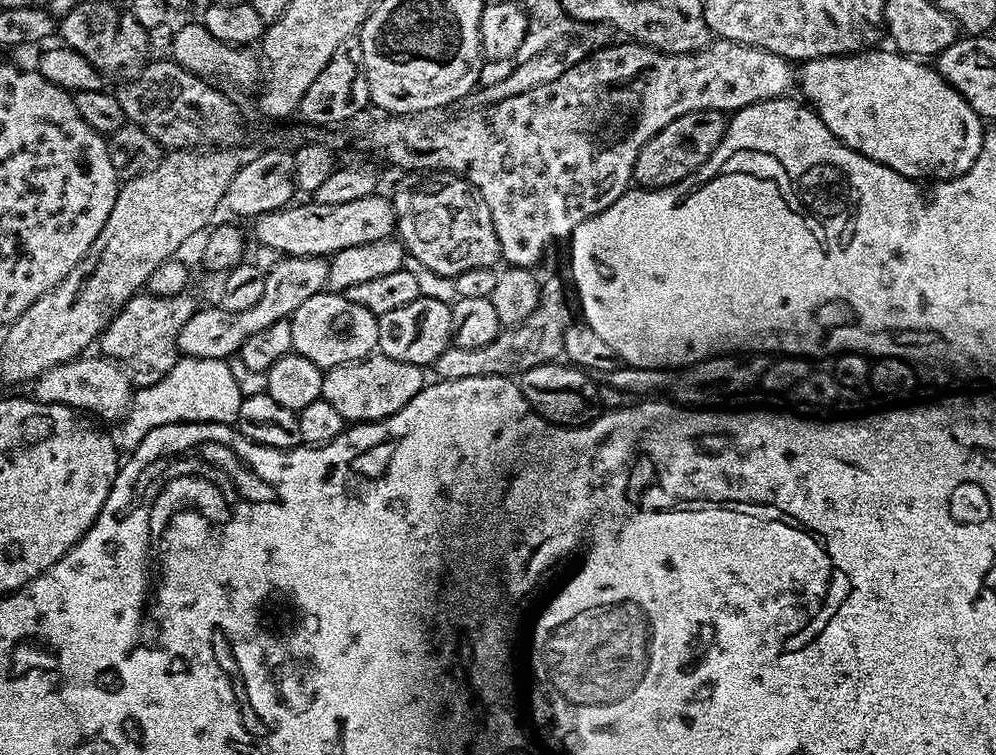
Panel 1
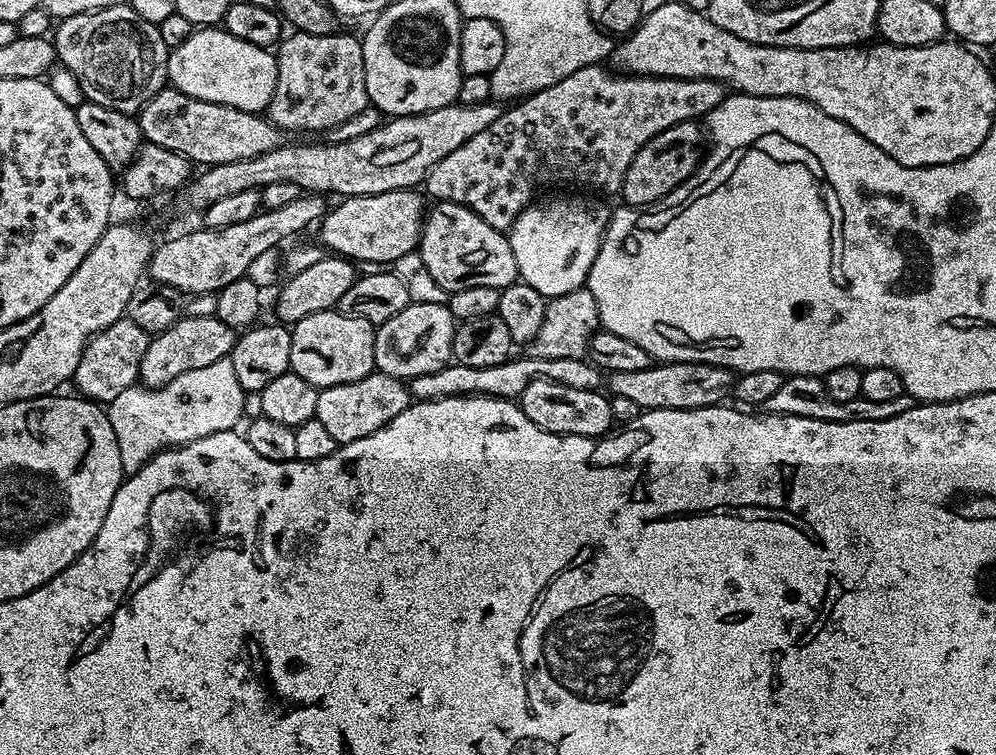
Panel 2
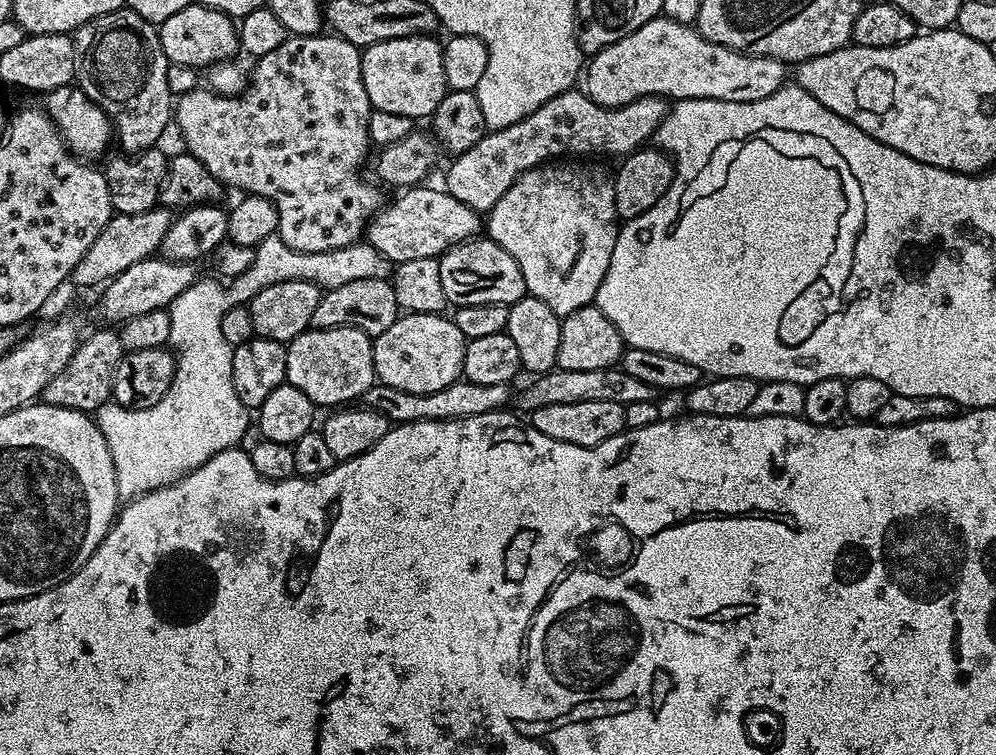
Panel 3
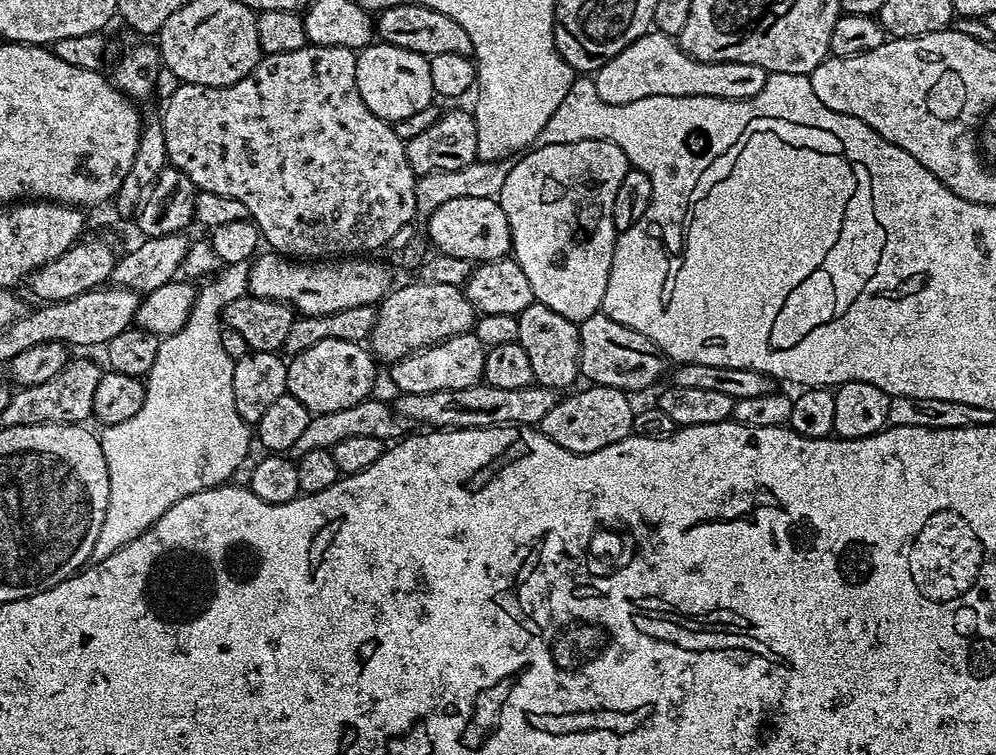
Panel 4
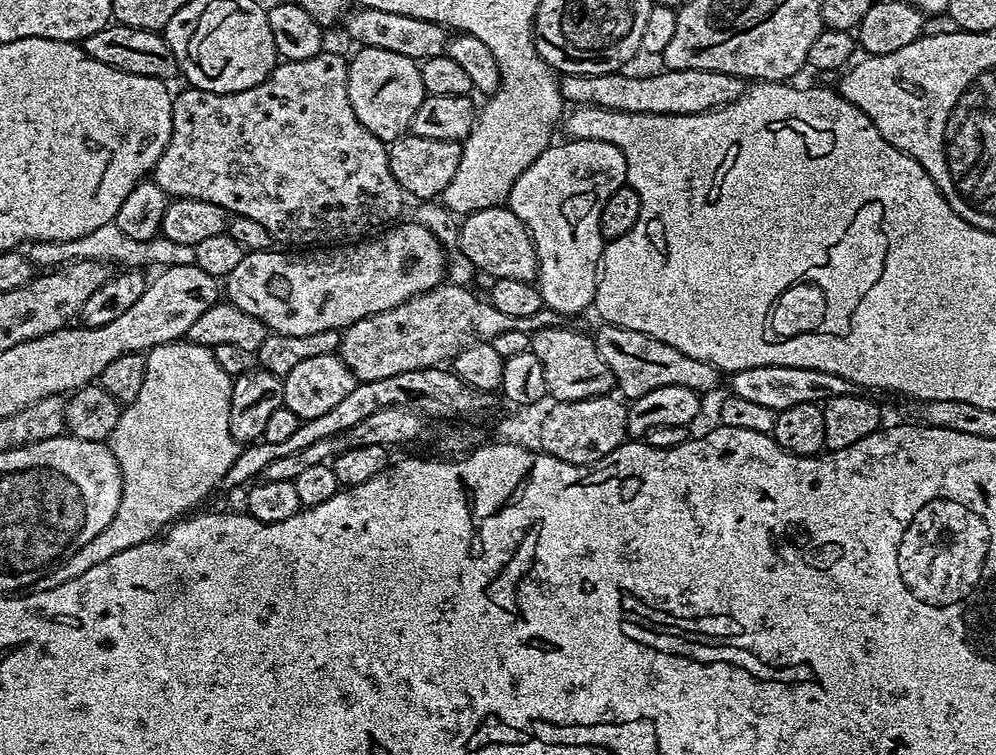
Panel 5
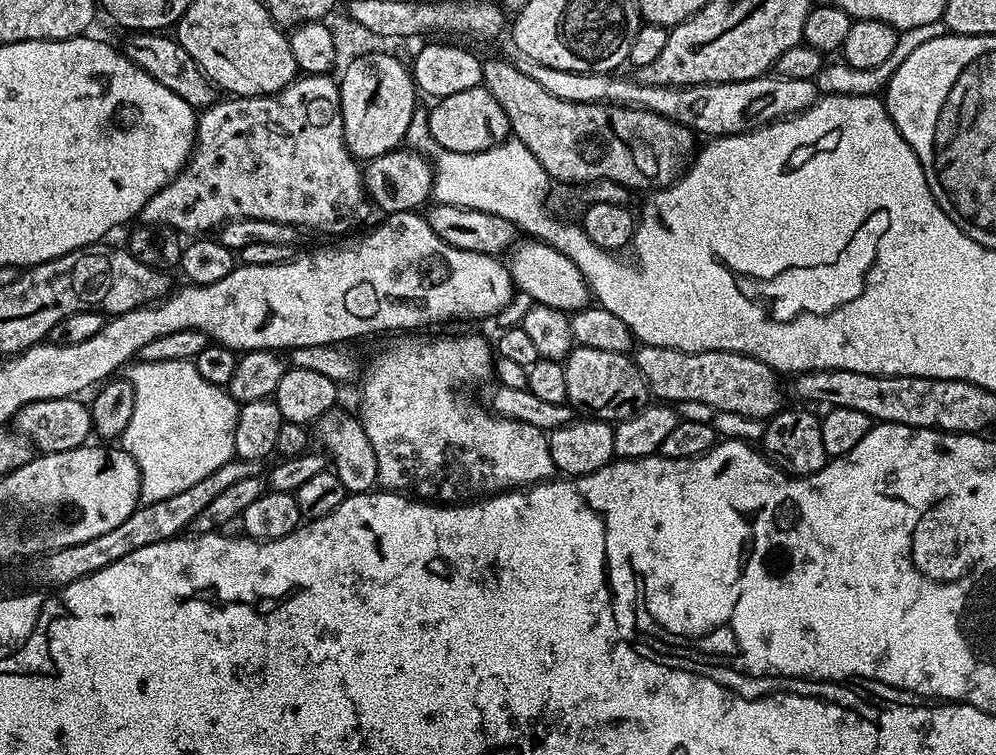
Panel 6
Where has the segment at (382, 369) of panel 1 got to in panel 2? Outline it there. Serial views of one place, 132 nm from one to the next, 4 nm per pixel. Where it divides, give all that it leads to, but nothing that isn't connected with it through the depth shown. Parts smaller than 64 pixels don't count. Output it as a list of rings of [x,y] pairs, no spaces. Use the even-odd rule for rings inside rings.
[[[374,370],[366,378],[358,378],[358,382],[346,382],[342,386],[319,389],[314,419],[322,422],[322,427],[339,446],[358,442],[358,438],[366,438],[374,434],[374,430],[382,430],[382,426],[398,418],[398,414],[402,414],[402,410],[406,410],[411,403],[413,399],[408,393],[405,381]]]

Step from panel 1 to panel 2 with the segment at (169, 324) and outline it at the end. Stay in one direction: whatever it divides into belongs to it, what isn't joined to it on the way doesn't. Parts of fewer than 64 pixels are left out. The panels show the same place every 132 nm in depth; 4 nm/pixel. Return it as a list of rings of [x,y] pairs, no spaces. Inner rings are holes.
[[[121,318],[118,322],[106,326],[106,330],[93,336],[84,346],[84,353],[74,377],[75,391],[85,400],[95,400],[101,406],[106,406],[111,400],[118,398],[122,390],[133,387],[139,381],[142,354],[146,354],[149,339],[149,332],[127,318]]]

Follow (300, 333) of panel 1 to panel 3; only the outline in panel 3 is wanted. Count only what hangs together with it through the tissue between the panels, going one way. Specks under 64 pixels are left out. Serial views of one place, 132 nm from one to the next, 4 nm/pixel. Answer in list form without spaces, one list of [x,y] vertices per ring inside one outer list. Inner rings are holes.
[[[314,328],[289,340],[286,347],[287,383],[298,386],[317,406],[348,406],[359,401],[377,383],[372,353],[373,337],[357,328]]]

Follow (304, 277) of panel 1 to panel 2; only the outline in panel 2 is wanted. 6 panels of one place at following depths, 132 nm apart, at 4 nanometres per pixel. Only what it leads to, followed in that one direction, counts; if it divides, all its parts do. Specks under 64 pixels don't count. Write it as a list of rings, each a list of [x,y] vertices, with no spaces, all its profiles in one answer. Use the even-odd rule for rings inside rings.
[[[181,316],[174,326],[165,332],[155,333],[146,346],[146,354],[142,354],[139,383],[146,388],[161,388],[178,374],[186,374],[190,370],[202,370],[202,366],[210,366],[214,362],[231,357],[232,348],[236,344],[237,329],[226,326],[217,316]]]

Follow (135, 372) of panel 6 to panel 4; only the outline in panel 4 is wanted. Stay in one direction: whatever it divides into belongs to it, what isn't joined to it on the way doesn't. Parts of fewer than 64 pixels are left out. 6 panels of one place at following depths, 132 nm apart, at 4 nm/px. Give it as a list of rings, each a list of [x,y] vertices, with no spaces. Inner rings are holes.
[[[226,264],[226,265],[223,265],[223,267],[221,267],[221,269],[220,269],[220,271],[219,271],[219,272],[217,272],[217,273],[215,273],[215,275],[213,275],[213,276],[212,276],[212,277],[211,277],[211,279],[209,279],[209,280],[208,280],[208,281],[207,281],[207,282],[204,282],[204,283],[201,283],[201,284],[204,284],[204,285],[202,285],[202,286],[201,286],[201,285],[199,285],[199,288],[198,288],[198,291],[197,291],[197,294],[196,294],[196,300],[195,300],[195,302],[194,302],[194,303],[193,303],[193,304],[192,304],[192,309],[191,309],[191,310],[190,310],[190,314],[189,314],[189,315],[188,315],[188,317],[187,317],[187,318],[186,318],[186,322],[185,322],[185,323],[184,323],[184,325],[183,325],[183,326],[182,326],[182,330],[178,330],[178,331],[177,331],[177,332],[175,332],[175,333],[174,333],[174,334],[170,334],[170,335],[169,335],[169,336],[166,336],[166,337],[163,337],[163,339],[161,339],[161,341],[160,341],[160,345],[159,345],[159,346],[158,346],[158,354],[159,354],[159,355],[160,355],[160,356],[159,356],[159,357],[158,357],[158,358],[154,358],[154,366],[150,366],[150,370],[149,370],[149,371],[148,371],[148,374],[147,374],[147,377],[146,377],[146,383],[145,383],[145,385],[144,385],[144,401],[143,401],[143,402],[142,402],[142,410],[138,410],[138,414],[134,414],[134,418],[126,418],[126,422],[118,422],[118,423],[117,423],[117,424],[110,424],[110,425],[107,425],[107,427],[105,427],[105,428],[104,428],[104,429],[103,429],[103,431],[104,431],[104,432],[103,432],[103,431],[101,431],[101,432],[100,432],[100,433],[99,433],[99,438],[100,438],[100,445],[101,445],[101,446],[102,446],[102,454],[103,454],[103,455],[104,455],[104,457],[105,457],[105,458],[106,458],[106,470],[107,470],[107,471],[108,471],[108,477],[109,477],[109,478],[110,478],[110,498],[109,498],[109,499],[108,499],[108,505],[107,505],[107,506],[106,506],[106,518],[102,518],[102,530],[98,530],[98,538],[97,538],[97,539],[96,539],[96,540],[95,540],[95,541],[94,541],[94,550],[93,550],[93,551],[92,551],[92,559],[91,559],[91,563],[93,563],[93,564],[97,564],[97,563],[98,563],[98,562],[102,562],[102,558],[110,558],[110,557],[111,557],[111,556],[112,556],[112,555],[114,555],[114,554],[115,554],[115,553],[116,553],[116,552],[117,552],[117,551],[118,551],[118,550],[122,550],[122,546],[126,546],[126,545],[127,545],[127,544],[129,544],[129,542],[130,542],[130,541],[131,541],[131,540],[133,540],[133,539],[134,539],[134,538],[138,538],[138,537],[139,537],[139,536],[141,536],[141,535],[142,535],[142,534],[143,534],[143,532],[145,532],[145,531],[146,531],[146,529],[148,529],[148,528],[152,528],[152,527],[153,527],[153,526],[154,526],[154,522],[158,522],[158,518],[162,518],[162,514],[166,514],[166,510],[170,510],[170,506],[174,506],[174,502],[178,502],[178,501],[179,501],[179,500],[181,500],[181,499],[182,499],[182,498],[186,498],[186,497],[187,497],[187,496],[189,496],[189,495],[190,495],[190,494],[198,494],[198,493],[199,493],[199,492],[201,492],[201,491],[202,491],[202,489],[203,489],[203,488],[217,488],[217,487],[218,487],[218,485],[220,485],[220,484],[227,484],[227,483],[229,483],[229,481],[231,481],[231,478],[232,478],[232,475],[233,475],[233,474],[234,474],[234,470],[235,470],[235,469],[237,469],[237,465],[238,465],[238,462],[240,462],[240,461],[242,461],[242,459],[244,459],[244,458],[246,458],[246,457],[247,457],[247,456],[249,456],[249,454],[250,454],[250,449],[251,449],[251,448],[248,448],[248,447],[250,447],[250,446],[251,446],[251,444],[254,444],[254,436],[253,436],[253,433],[252,433],[252,432],[251,432],[251,431],[250,431],[250,426],[249,426],[249,424],[247,424],[247,422],[245,422],[245,420],[243,420],[243,419],[242,419],[242,417],[241,417],[241,416],[240,416],[240,415],[239,415],[239,414],[238,414],[238,406],[234,406],[234,363],[232,363],[232,362],[225,362],[225,361],[224,361],[224,360],[223,360],[223,359],[220,359],[220,358],[224,358],[224,357],[226,357],[226,350],[225,350],[225,348],[223,348],[223,347],[222,347],[222,334],[221,334],[221,333],[220,333],[220,330],[221,330],[221,327],[222,327],[222,313],[223,313],[223,310],[224,310],[224,308],[225,308],[225,306],[226,306],[226,305],[228,305],[228,304],[229,304],[229,303],[230,303],[230,302],[234,302],[234,298],[242,298],[242,297],[243,297],[243,296],[245,296],[245,294],[246,294],[246,293],[247,293],[247,292],[248,292],[248,269],[249,269],[249,265],[248,265],[248,264]],[[184,356],[217,356],[217,357],[218,357],[218,358],[219,358],[219,359],[220,359],[220,360],[221,360],[221,361],[220,361],[220,360],[216,360],[216,361],[212,361],[212,360],[208,360],[208,361],[204,361],[204,360],[200,360],[200,361],[198,361],[198,362],[197,362],[197,364],[188,364],[188,360],[187,360],[187,358],[186,358],[186,357],[184,357]]]

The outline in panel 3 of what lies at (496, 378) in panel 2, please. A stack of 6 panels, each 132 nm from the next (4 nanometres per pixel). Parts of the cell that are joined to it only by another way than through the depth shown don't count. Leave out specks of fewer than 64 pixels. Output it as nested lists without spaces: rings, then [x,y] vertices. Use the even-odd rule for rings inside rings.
[[[466,379],[456,380],[446,390],[434,390],[434,394],[410,394],[406,390],[394,390],[394,386],[377,383],[362,398],[369,408],[378,410],[393,425],[413,424],[419,420],[461,420],[474,418],[478,414],[494,412],[505,407],[509,385],[478,386],[478,382]]]

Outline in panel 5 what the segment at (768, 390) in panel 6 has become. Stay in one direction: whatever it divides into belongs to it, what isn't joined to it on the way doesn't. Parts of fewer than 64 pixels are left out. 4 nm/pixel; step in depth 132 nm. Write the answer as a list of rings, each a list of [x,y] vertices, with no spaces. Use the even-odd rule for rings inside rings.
[[[604,324],[594,332],[594,343],[602,362],[610,370],[618,392],[620,388],[619,395],[629,401],[662,386],[686,386],[686,390],[707,394],[714,391],[716,383],[722,379],[720,369],[713,364],[690,358],[690,354],[682,354],[682,350],[674,350],[674,346],[666,346],[666,342],[658,342],[658,338],[650,338],[650,334],[642,334],[638,330]]]

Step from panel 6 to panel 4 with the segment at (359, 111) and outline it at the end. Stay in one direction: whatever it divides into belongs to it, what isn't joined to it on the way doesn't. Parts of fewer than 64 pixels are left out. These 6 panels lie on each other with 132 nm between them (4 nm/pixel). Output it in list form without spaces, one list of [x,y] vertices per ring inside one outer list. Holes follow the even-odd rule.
[[[373,42],[368,47],[359,49],[356,58],[356,81],[358,94],[362,94],[362,102],[370,106],[375,116],[389,122],[410,118],[410,114],[418,114],[418,110],[433,107],[434,93],[428,61],[429,57],[414,50],[383,42]]]

